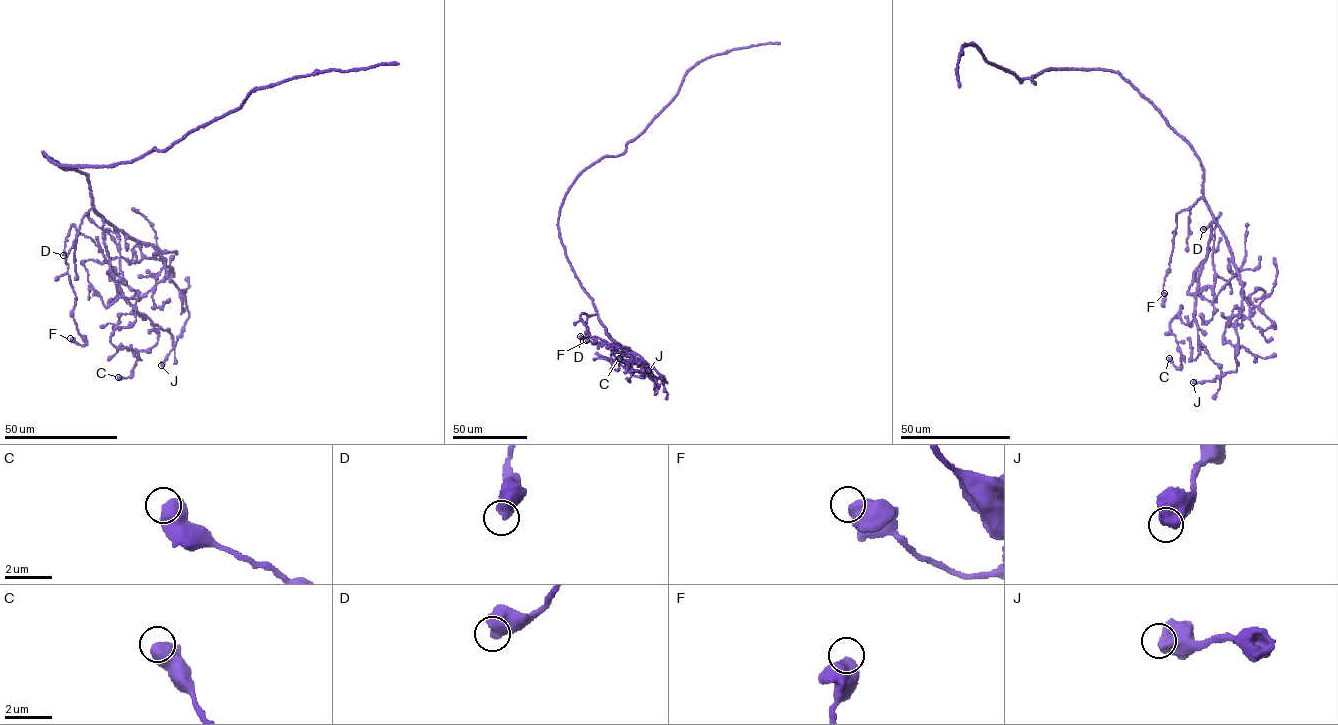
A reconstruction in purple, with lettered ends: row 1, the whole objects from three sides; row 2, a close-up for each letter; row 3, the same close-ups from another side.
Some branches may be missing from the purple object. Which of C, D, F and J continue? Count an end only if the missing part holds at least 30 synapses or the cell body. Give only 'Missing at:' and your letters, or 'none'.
Missing at: none

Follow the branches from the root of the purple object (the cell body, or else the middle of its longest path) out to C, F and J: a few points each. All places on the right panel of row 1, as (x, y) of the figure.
C: (1088, 69), (1129, 81), (1201, 162), (1211, 237), (1194, 319), (1178, 314), (1170, 323), (1181, 367), (1169, 358)
F: (1088, 69), (1111, 70), (1129, 81), (1201, 162), (1203, 197), (1177, 214), (1164, 306), (1164, 293)
J: (1088, 69), (1111, 70), (1128, 80), (1190, 145), (1203, 171), (1203, 197), (1241, 281), (1236, 371), (1193, 382)

